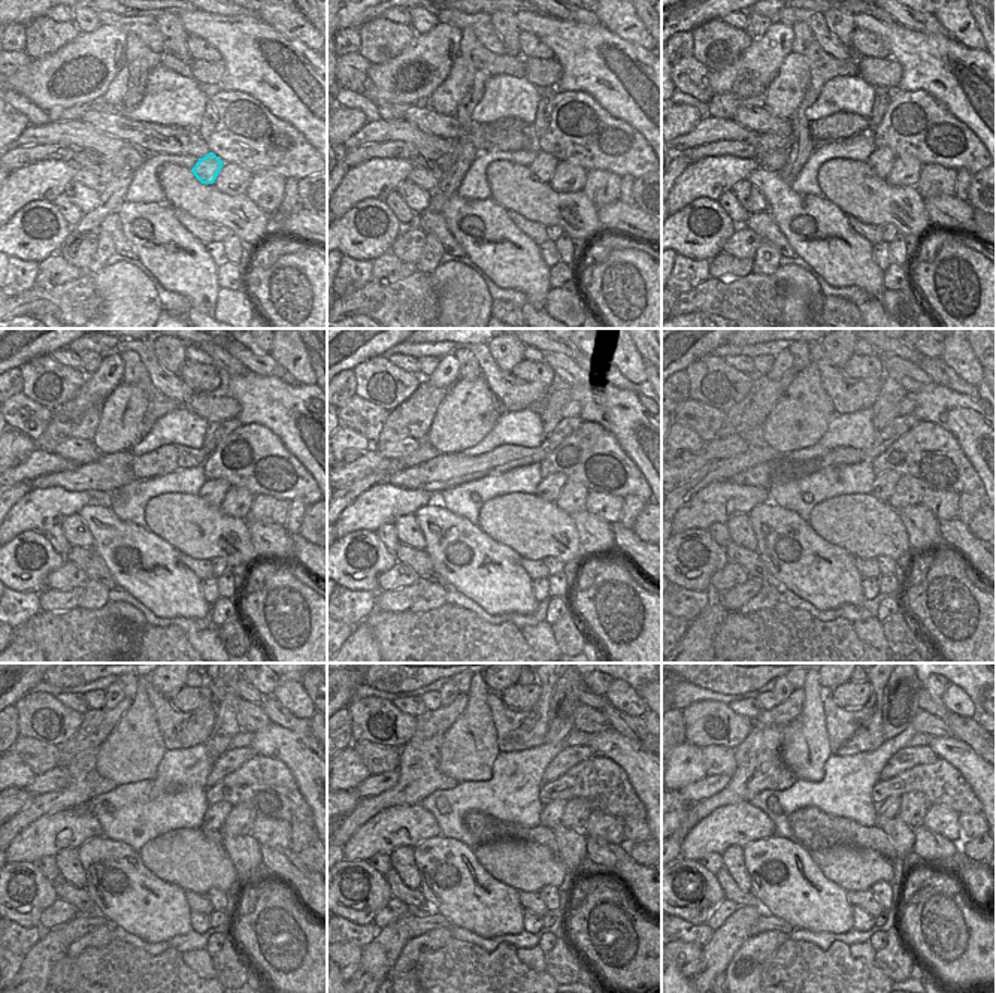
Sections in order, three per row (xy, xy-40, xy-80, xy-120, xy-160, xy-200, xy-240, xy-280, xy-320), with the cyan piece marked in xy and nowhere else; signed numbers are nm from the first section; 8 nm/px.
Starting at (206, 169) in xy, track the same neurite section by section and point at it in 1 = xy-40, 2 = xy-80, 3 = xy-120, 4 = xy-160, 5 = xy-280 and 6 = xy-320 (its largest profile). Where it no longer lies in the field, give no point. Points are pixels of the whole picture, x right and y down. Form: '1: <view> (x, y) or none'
1: xy-40 (542, 167)
2: xy-80 (881, 160)
3: xy-120 (212, 492)
4: xy-160 (548, 489)
5: xy-280 (551, 814)
6: xy-320 (889, 808)

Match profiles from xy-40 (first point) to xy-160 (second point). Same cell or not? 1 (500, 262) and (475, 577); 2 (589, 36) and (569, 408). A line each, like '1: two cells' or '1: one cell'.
1: one cell
2: two cells

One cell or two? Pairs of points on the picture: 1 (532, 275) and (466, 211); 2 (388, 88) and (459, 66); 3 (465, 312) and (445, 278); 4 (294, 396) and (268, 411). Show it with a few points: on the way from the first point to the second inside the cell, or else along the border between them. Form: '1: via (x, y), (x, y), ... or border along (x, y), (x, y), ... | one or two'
1: via (512, 256), (506, 250), (506, 239), (486, 221) | one
2: border along (459, 55), (453, 61), (450, 73), (429, 96) | two
3: via (465, 303), (463, 296), (454, 287) | one
4: via (288, 402), (284, 406), (274, 406) | one

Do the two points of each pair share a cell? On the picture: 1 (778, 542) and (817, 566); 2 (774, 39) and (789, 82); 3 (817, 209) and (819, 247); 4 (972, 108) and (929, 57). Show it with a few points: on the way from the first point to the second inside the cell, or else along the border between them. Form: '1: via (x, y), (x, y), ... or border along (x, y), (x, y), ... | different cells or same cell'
1: via (781, 556), (784, 563), (804, 563) | same cell
2: border along (792, 51), (763, 93) | different cells
3: via (799, 211), (789, 217), (787, 227), (801, 242) | same cell
4: via (966, 96), (941, 69) | same cell

